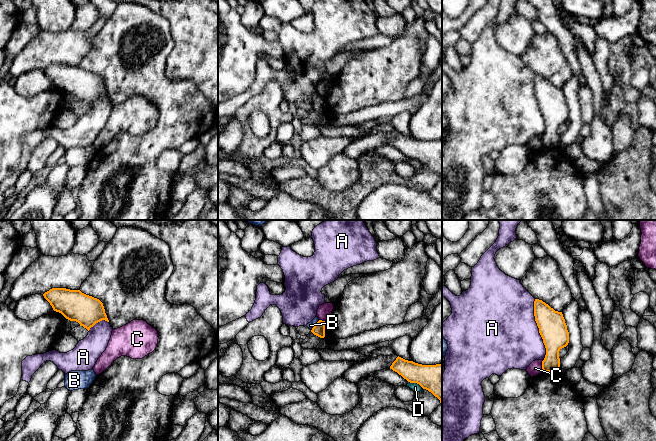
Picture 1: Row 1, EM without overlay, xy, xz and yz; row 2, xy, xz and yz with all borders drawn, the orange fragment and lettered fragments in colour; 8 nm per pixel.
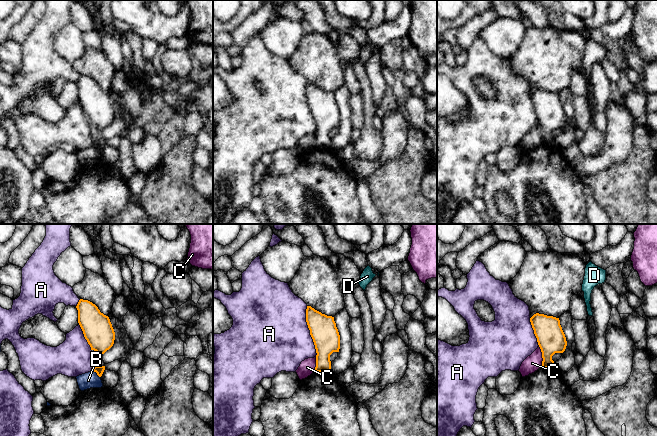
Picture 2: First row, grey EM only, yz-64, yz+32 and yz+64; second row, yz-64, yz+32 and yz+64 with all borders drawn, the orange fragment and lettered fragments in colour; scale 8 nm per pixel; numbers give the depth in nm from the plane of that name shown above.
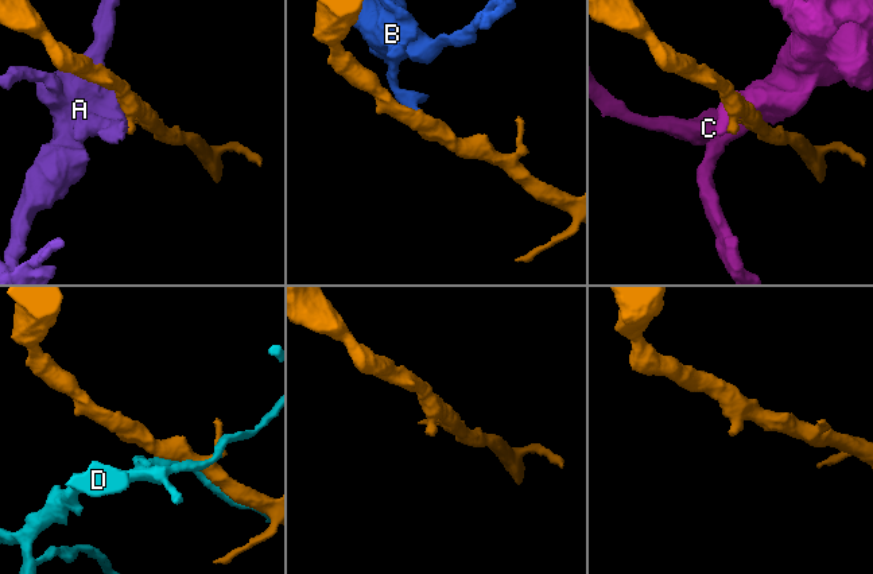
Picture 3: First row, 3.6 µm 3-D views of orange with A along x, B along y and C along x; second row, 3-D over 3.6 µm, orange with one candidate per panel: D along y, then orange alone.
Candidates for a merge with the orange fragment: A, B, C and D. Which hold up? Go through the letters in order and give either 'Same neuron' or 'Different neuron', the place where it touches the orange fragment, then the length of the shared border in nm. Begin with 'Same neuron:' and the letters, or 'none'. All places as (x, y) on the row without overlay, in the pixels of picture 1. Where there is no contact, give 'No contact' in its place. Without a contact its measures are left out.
Same neuron: none
A: Different neuron. Touches orange at yz (539, 106). Shared border 500 nm
B: Different neuron. Touches orange at xz (314, 101). Shared border 110 nm
C: Different neuron. Touches orange at yz (542, 141). Shared border 90 nm
D: Different neuron. Touches orange at xz (415, 158). Shared border 130 nm

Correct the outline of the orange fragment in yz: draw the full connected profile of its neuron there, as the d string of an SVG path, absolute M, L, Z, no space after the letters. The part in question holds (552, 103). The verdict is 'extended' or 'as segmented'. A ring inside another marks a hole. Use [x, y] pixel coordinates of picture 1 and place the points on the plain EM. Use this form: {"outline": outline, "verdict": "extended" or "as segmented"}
{"outline": "M535 75L534 92L546 124L542 146L543 148L560 146L559 127L569 119L569 108L563 90L542 76Z", "verdict": "as segmented"}

